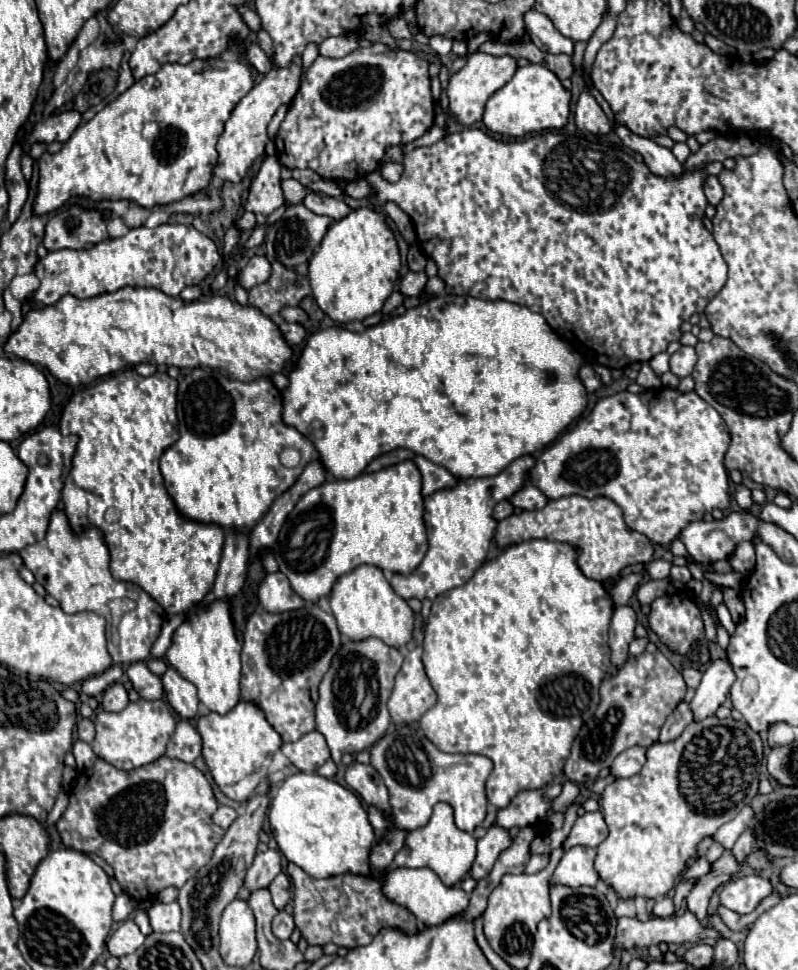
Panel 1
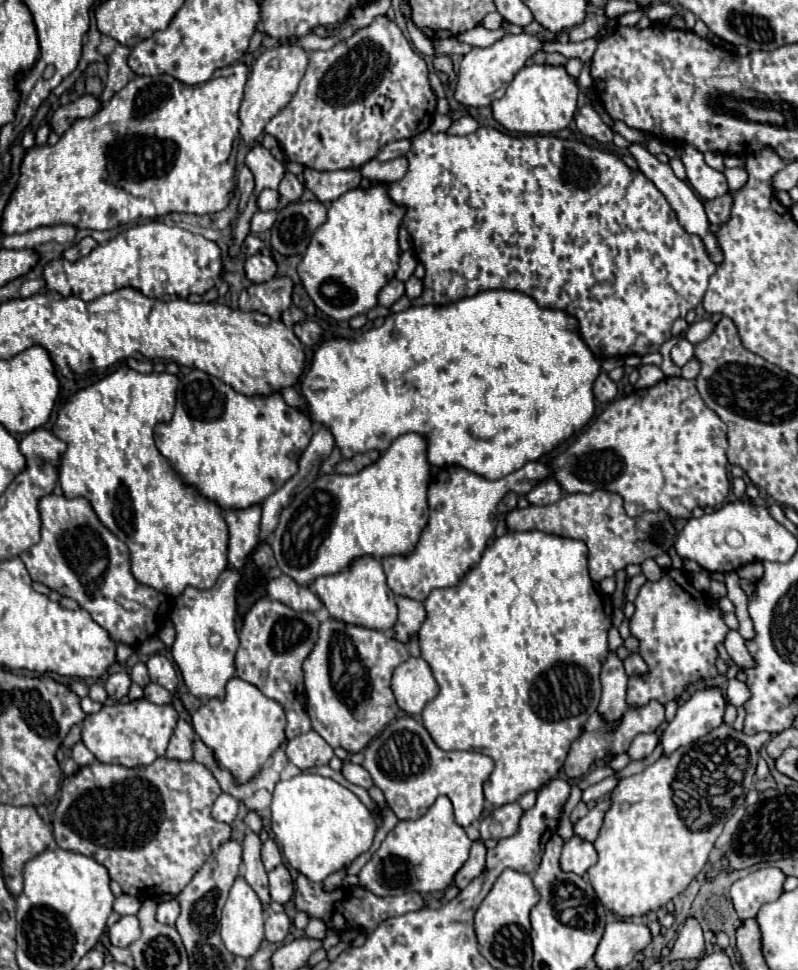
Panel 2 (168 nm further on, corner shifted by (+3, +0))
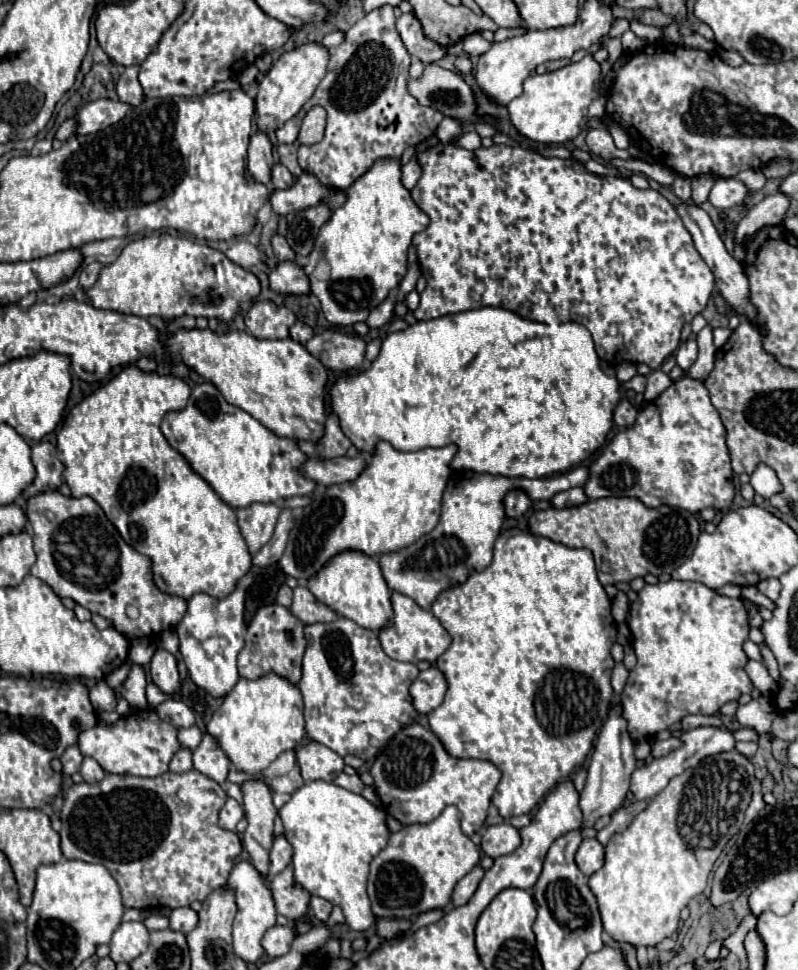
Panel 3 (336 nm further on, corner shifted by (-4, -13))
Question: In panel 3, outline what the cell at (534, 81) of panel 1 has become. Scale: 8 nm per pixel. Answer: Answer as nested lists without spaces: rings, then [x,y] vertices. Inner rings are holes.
[[[585,54],[579,62],[571,62],[565,68],[529,76],[523,82],[523,94],[509,102],[511,122],[523,136],[539,144],[563,144],[567,140],[573,140],[583,128],[587,128],[587,122],[591,118],[605,116],[605,100],[599,96],[599,84],[601,84],[601,64],[593,60],[593,54]]]

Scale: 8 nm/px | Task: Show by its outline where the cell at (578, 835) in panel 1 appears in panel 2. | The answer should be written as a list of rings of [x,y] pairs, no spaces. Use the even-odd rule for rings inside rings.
[[[608,799],[598,801],[596,807],[588,811],[588,815],[584,815],[582,819],[576,821],[576,825],[574,825],[574,833],[576,833],[578,837],[582,837],[582,839],[594,843],[594,841],[598,839],[600,829],[602,829],[602,819],[604,819],[608,807],[610,807],[610,801],[608,801]]]

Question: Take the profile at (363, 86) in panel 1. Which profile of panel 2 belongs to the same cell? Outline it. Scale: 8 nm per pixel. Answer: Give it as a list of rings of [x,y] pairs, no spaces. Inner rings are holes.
[[[376,17],[372,25],[358,29],[354,37],[328,51],[312,51],[308,69],[290,103],[268,121],[266,133],[278,139],[288,161],[296,161],[316,171],[360,169],[376,157],[378,149],[390,141],[412,139],[426,131],[436,113],[436,95],[428,83],[428,65],[412,49],[398,25],[388,17]]]

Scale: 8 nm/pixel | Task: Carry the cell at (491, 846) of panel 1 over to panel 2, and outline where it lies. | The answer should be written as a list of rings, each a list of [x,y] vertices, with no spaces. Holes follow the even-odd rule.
[[[474,841],[470,847],[470,857],[464,863],[464,867],[456,873],[454,883],[464,889],[474,877],[480,877],[486,867],[486,845],[482,841]]]

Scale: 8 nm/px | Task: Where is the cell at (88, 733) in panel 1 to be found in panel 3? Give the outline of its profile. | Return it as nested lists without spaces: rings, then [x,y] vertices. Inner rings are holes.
[[[73,744],[73,746],[69,746],[69,750],[65,750],[65,754],[63,754],[59,760],[61,760],[61,764],[63,764],[63,774],[69,774],[69,776],[71,776],[71,774],[79,772],[83,756],[81,756],[79,748]]]

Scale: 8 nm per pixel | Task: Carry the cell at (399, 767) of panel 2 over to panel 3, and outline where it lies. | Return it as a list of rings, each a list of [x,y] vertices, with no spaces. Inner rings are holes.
[[[409,724],[399,730],[375,758],[369,772],[383,808],[403,826],[431,822],[445,806],[453,804],[461,812],[461,826],[467,836],[483,826],[491,796],[501,778],[501,772],[489,760],[453,758],[441,740],[421,724]]]

